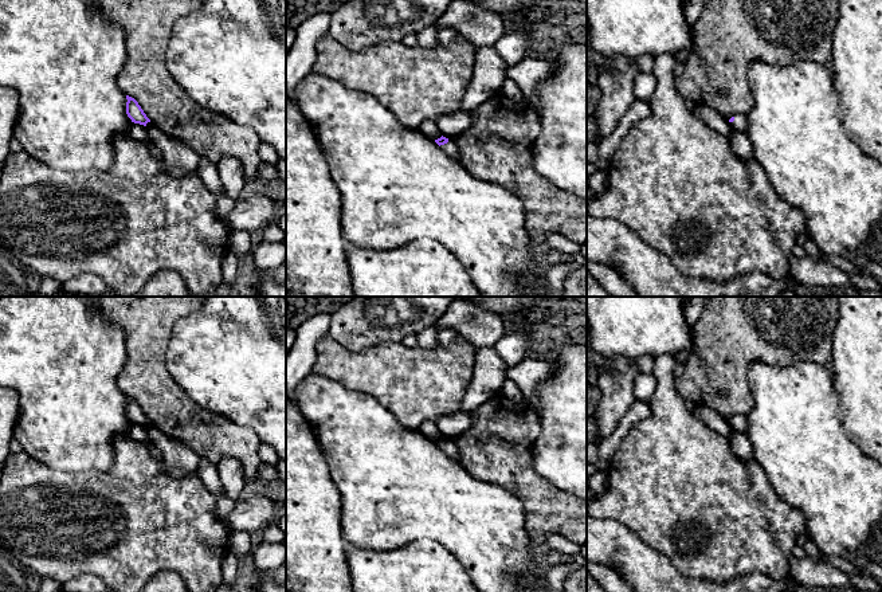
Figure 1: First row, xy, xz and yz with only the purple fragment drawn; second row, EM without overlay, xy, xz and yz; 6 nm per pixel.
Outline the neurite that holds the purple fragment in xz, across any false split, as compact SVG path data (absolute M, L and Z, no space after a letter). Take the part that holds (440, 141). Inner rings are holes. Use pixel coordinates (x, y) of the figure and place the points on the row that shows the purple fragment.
M442 136L440 138L435 140L435 142L440 146L440 149L446 154L448 154L451 158L458 161L458 148L452 140L448 140L448 138Z

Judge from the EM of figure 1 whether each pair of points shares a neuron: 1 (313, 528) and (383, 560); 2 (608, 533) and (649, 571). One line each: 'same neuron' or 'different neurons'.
1: different neurons
2: same neuron

